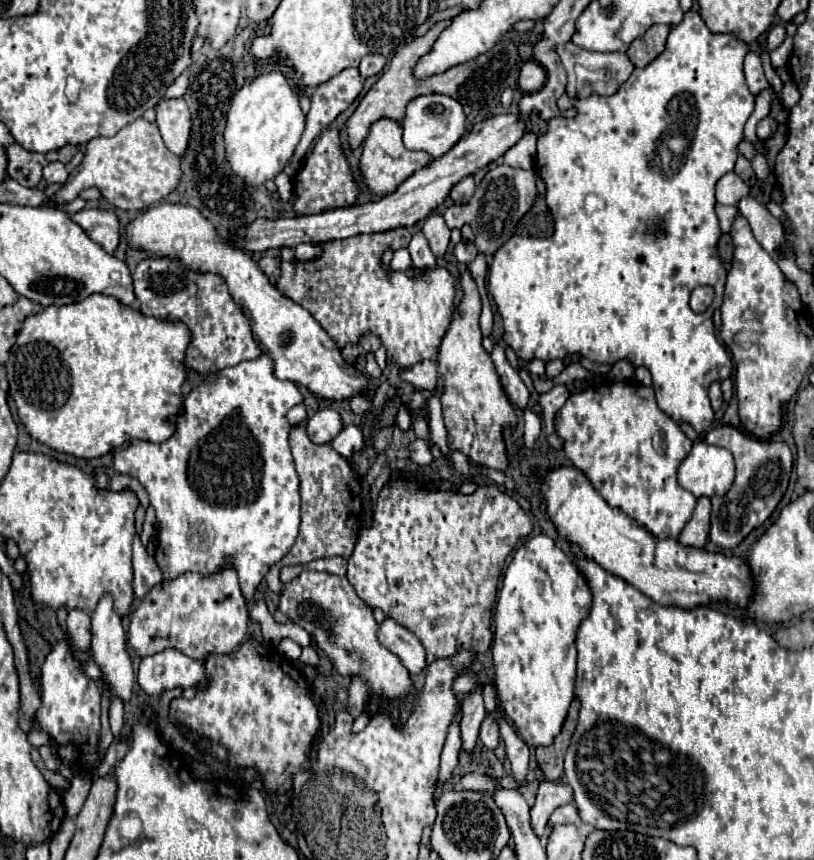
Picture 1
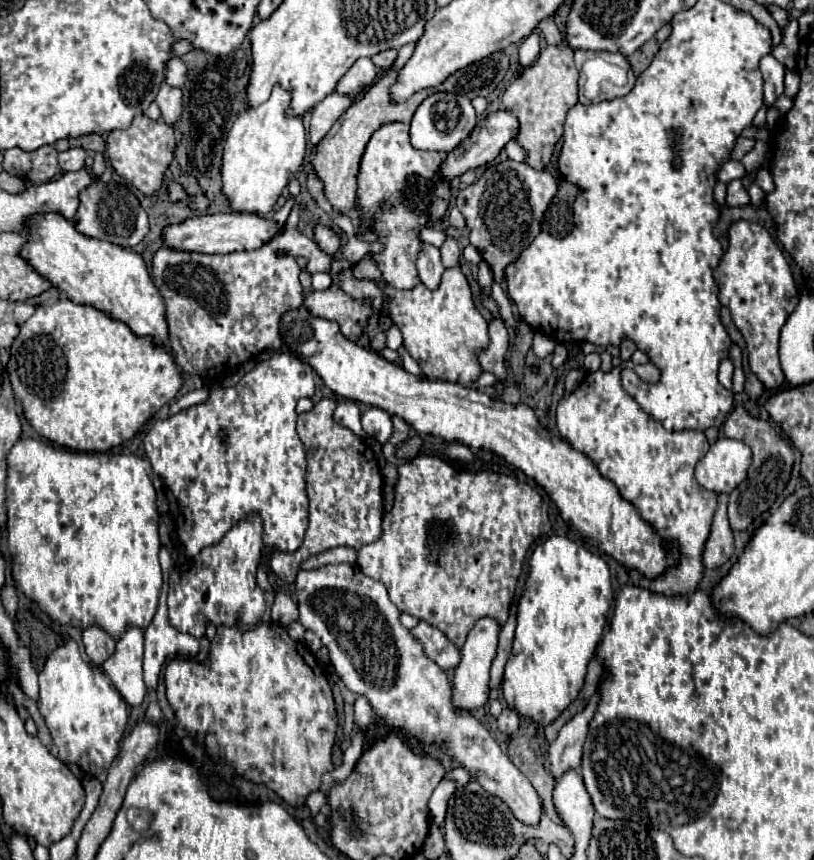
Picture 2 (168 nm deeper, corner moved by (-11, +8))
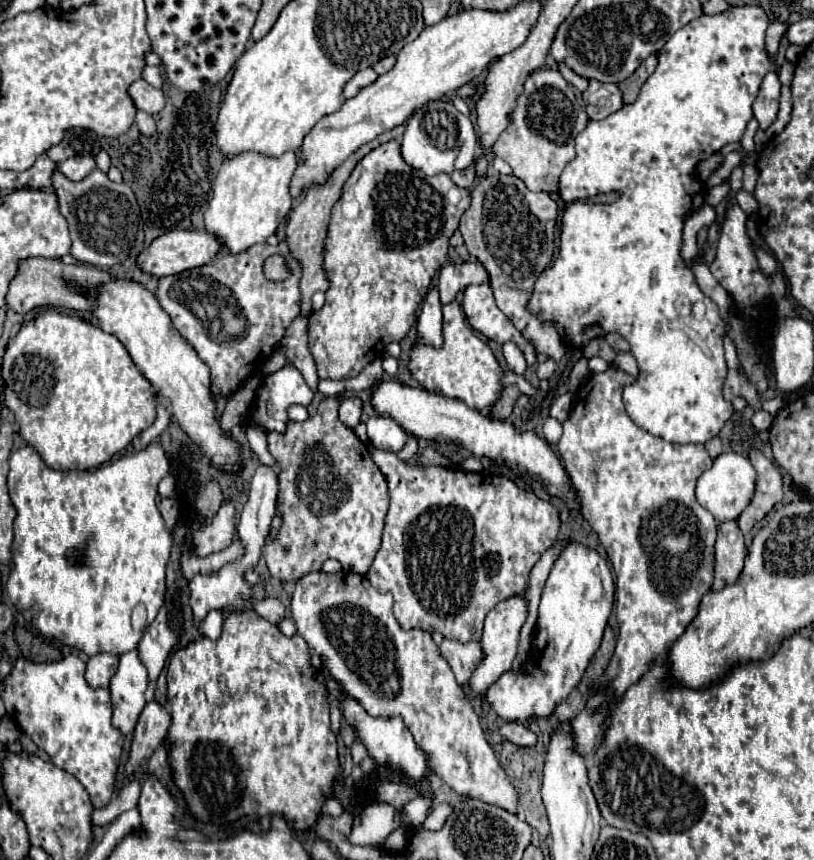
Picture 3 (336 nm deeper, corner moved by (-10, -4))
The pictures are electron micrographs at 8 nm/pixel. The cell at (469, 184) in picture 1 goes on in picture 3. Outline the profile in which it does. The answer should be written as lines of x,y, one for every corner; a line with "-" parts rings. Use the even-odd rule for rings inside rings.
469,167
469,169
463,169
463,171
455,171
453,175
451,175
451,179
459,185
459,187
473,187
473,183
475,183
475,177
473,177
473,167

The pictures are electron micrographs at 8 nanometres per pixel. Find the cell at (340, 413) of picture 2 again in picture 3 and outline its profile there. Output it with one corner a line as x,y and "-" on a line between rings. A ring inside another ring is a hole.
347,397
343,399
341,407
339,407
339,419
347,425
347,427
355,427
359,423
359,417
361,417
361,399
359,397

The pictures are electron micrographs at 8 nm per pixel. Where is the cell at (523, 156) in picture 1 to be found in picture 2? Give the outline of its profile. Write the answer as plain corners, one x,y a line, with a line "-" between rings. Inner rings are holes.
510,141
504,149
506,149
510,159
514,159
514,161
526,161
526,151
516,141

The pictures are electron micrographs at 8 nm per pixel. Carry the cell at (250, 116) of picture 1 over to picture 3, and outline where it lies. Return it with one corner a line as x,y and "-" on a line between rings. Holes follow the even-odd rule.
287,151
281,157
259,153
241,153
223,161
213,183
213,197
205,211
205,231
221,243
221,253
243,253
257,243
265,243
275,235
277,225
291,211
289,181
297,167
297,155

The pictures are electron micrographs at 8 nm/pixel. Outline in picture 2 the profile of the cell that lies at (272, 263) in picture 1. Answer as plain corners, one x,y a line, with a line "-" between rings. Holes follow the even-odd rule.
296,203
292,213
286,221
282,235
274,237
270,243
262,245
254,251
234,251
226,255
206,255
206,253
192,253
192,251
178,251
170,247
162,247
154,253
150,277
158,287
160,295
166,301
166,323
168,323
168,347
176,363
188,375
198,375
202,379
216,377
220,371
230,371
240,363
246,363
260,355
264,349
280,349
282,337
278,329
278,321
284,311
296,309
304,303
306,293
300,285
300,267
296,263
298,255
308,259
308,271
330,271
332,259
330,255
322,253
318,245
304,237
298,231
300,213
304,211
304,203
-
246,315
256,317
256,327
252,331
242,329
242,319

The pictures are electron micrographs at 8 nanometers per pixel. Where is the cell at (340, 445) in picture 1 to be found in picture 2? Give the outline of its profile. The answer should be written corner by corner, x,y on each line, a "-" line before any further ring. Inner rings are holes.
370,407
362,413
362,427
370,437
376,437
380,443
386,443
392,435
390,415
380,407

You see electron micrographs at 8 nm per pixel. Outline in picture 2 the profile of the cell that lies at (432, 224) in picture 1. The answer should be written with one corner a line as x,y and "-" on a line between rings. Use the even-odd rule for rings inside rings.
448,235
446,241
442,243
440,251
442,251
442,263
444,263
444,267
454,267
454,265
458,265
458,259
460,259
460,247
458,247
458,243
456,243
454,237

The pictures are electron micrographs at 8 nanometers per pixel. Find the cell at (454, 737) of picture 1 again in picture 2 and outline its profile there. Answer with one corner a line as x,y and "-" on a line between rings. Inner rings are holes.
444,779
438,783
438,787
434,789
432,797
430,797
430,813
432,813
432,821
442,825
444,823
444,813
446,813
446,803
450,799
450,795
456,791
456,781
452,779

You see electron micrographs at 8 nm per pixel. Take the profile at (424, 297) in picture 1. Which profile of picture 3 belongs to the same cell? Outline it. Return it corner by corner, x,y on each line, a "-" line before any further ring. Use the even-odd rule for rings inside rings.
457,301
443,307
443,349
433,349
427,345
413,345
409,371
413,377
431,393
439,393
451,399
463,401
471,409
491,407
503,391
503,369
495,359
493,351
483,343
465,321
465,315

